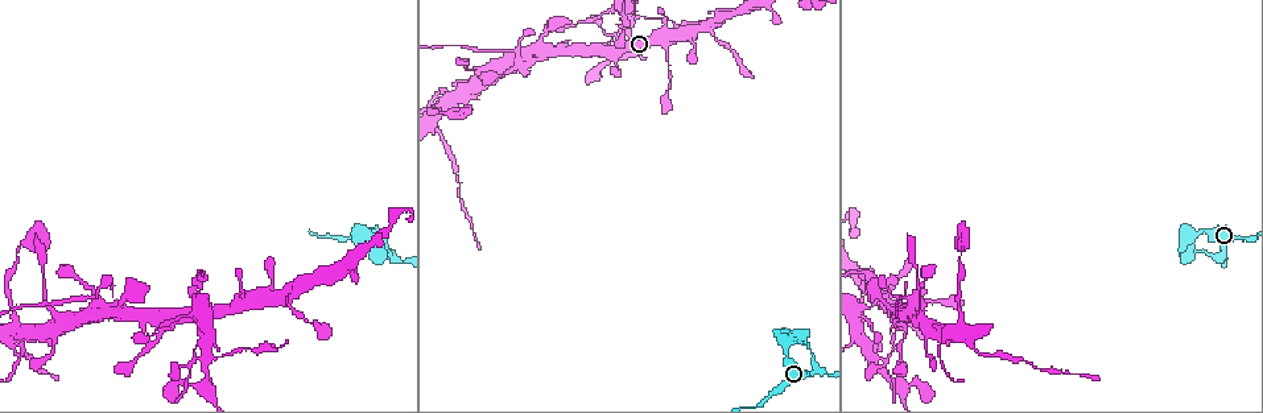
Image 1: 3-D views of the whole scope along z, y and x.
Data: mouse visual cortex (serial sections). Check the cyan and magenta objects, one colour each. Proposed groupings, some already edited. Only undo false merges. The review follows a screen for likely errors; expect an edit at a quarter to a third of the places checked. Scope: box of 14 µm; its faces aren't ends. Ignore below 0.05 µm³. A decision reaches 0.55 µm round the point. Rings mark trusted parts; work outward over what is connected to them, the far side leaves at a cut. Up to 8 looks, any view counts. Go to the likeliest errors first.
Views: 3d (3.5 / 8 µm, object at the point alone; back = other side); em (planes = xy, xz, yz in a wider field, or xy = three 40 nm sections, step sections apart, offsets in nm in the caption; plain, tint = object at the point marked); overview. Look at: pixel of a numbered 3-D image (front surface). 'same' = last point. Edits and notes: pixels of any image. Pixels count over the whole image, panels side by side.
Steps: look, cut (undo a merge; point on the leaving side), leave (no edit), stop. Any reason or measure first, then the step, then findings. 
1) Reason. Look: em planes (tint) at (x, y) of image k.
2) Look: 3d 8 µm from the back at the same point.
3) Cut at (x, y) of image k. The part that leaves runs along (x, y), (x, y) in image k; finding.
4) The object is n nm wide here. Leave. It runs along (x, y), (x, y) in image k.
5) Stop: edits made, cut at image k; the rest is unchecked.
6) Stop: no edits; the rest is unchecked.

Four or more arms meet. Look: 3d 3.5 µm at (204, 359) of image 1.

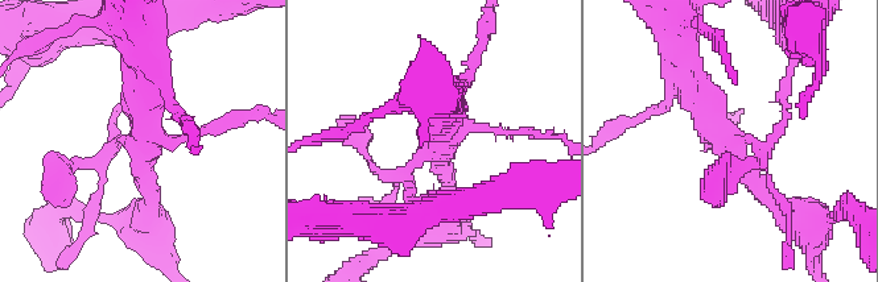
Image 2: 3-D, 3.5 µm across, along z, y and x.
Look: em xy step 1 (tint) at (734, 142) of image 2.

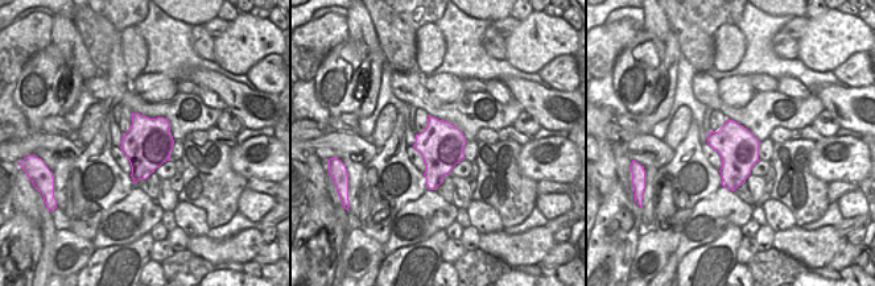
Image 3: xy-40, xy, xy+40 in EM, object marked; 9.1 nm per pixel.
Cut at (143, 175) of image 2. The part that leaves runs along (114, 148), (145, 136), (151, 66) in image 2; two cells meet here.

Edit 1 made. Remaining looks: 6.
Redraw. Look: overview.

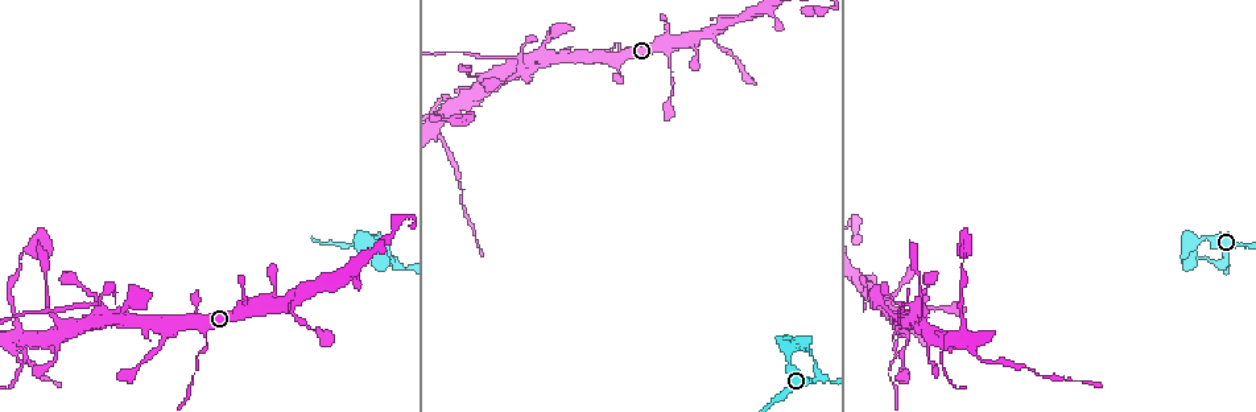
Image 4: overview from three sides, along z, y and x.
Sharp bend. Look: 3d 3.5 µm at (804, 342) of image 4.

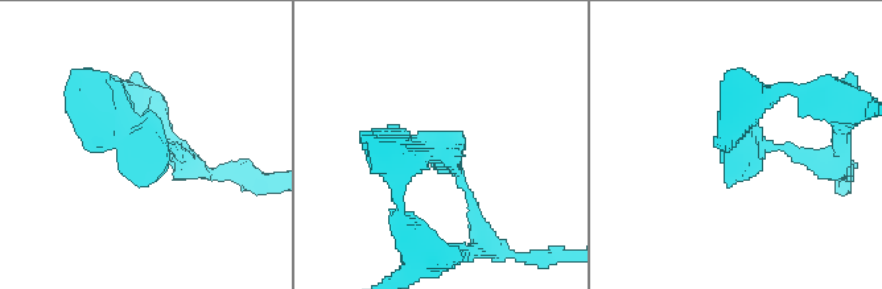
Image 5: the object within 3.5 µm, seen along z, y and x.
Look: em planes (plain) at (739, 153) of image 5.

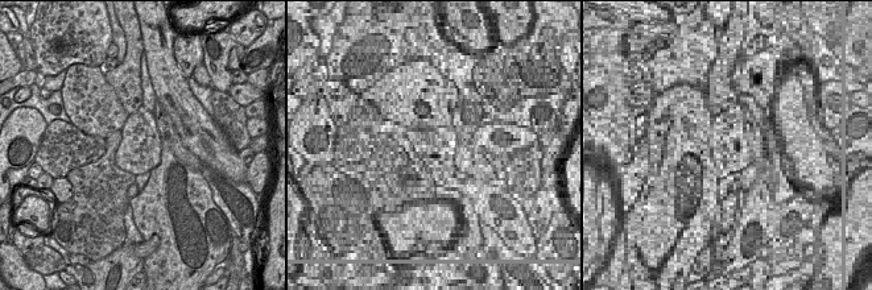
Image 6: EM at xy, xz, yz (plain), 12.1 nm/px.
Look: em planes (tint) at the same point.

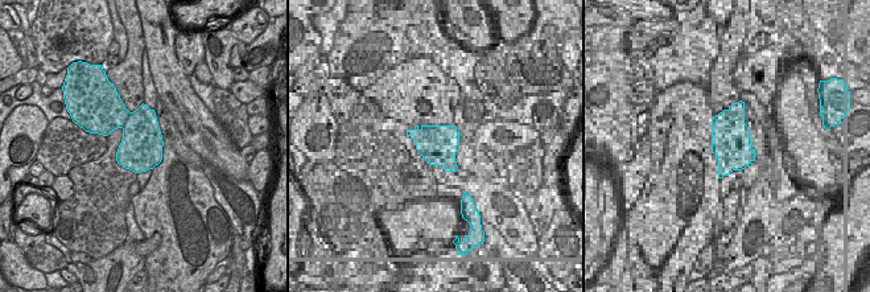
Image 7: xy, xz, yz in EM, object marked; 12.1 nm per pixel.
Leave. It runs along (103, 94), (148, 151), (172, 143) in image 5; all the same cell.

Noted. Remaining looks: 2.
Stop: edits made, cut at image 2; the rest is unchecked.

